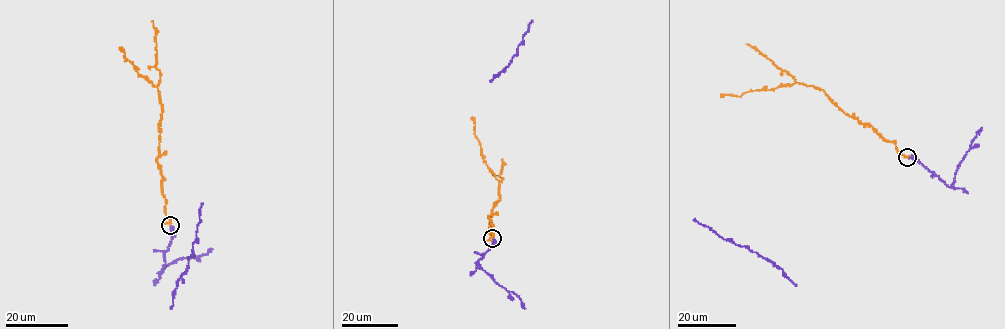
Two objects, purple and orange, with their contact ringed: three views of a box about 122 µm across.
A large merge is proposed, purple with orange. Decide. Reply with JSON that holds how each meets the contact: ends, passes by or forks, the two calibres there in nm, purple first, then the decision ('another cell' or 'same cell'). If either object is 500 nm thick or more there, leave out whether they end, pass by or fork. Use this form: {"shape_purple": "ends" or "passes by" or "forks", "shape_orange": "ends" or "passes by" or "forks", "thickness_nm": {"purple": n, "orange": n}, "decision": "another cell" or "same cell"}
{"shape_purple": "ends", "shape_orange": "passes by", "thickness_nm": {"purple": 220, "orange": 320}, "decision": "same cell"}

